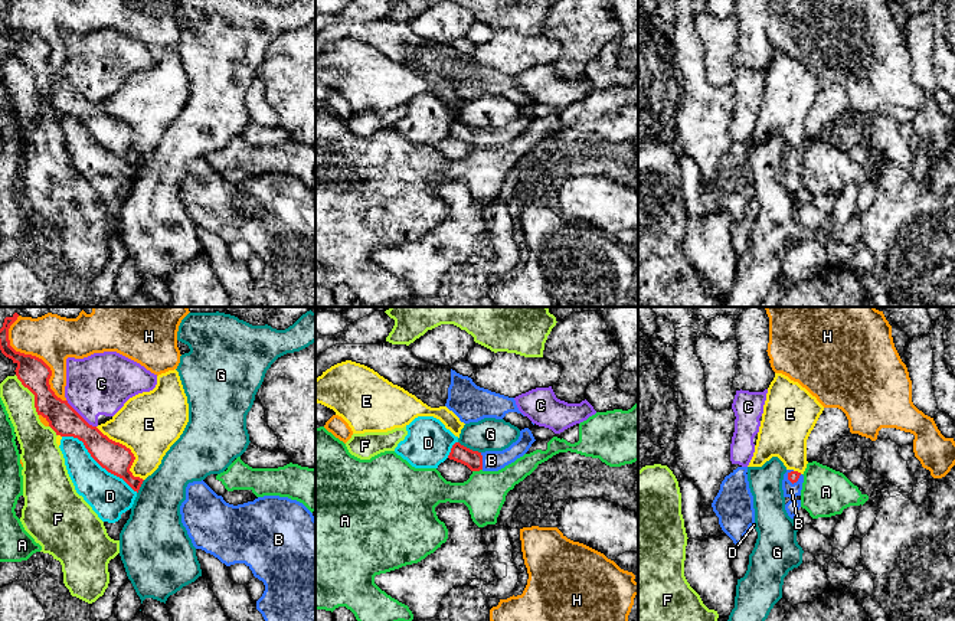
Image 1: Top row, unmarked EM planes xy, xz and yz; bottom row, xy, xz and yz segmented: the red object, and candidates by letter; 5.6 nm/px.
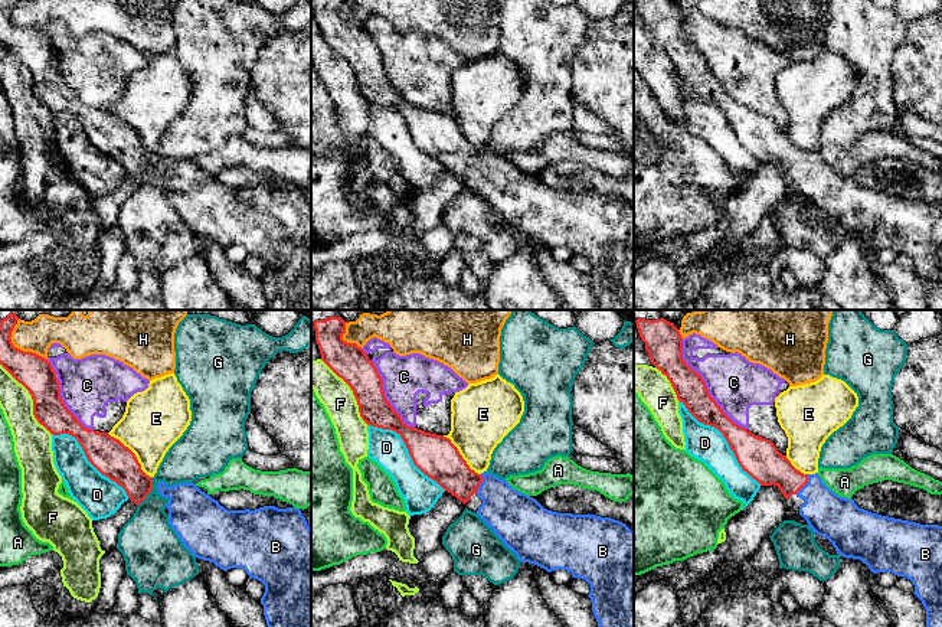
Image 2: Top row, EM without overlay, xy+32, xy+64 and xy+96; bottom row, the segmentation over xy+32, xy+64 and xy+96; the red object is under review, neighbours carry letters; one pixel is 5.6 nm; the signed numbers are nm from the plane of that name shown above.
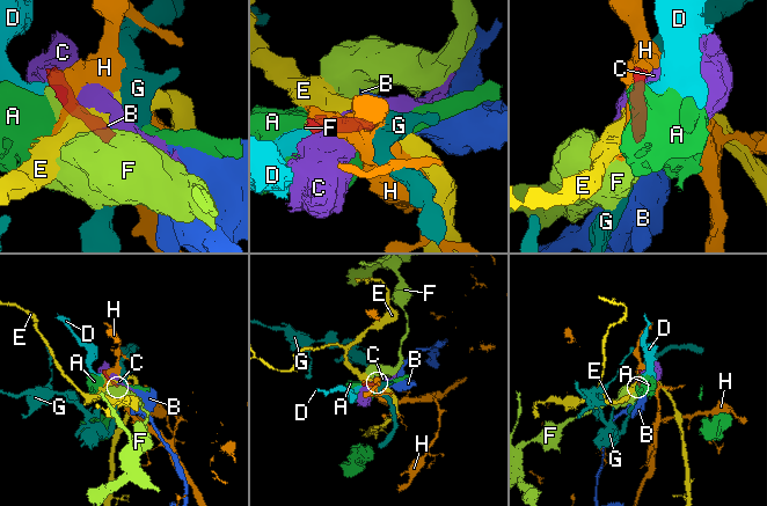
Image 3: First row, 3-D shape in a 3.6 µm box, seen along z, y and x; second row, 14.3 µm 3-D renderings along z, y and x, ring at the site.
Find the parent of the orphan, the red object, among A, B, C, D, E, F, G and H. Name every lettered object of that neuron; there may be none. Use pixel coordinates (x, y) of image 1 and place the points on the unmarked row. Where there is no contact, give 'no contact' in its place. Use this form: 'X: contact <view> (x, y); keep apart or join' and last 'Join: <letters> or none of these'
A: contact xz (477, 147); keep apart
B: contact xz (481, 139); join
C: contact xy (79, 92); keep apart
D: contact xy (98, 140); keep apart
E: contact xy (130, 127); keep apart
F: contact xy (33, 71); keep apart
G: contact xz (468, 126); keep apart
H: contact xy (38, 35); keep apart
Join: B

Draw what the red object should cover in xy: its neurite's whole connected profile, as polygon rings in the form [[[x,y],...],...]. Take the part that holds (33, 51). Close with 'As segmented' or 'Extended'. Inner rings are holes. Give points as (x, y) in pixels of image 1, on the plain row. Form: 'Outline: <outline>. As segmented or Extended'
Outline: [[[3,0],[0,6],[0,27],[17,42],[16,53],[35,72],[35,85],[49,104],[60,114],[73,114],[84,120],[91,134],[108,150],[122,156],[138,170],[143,156],[130,148],[135,134],[125,122],[109,117],[97,104],[89,102],[69,81],[50,66],[50,45],[39,35],[16,29],[10,23],[9,6],[13,0]]]. As segmented

